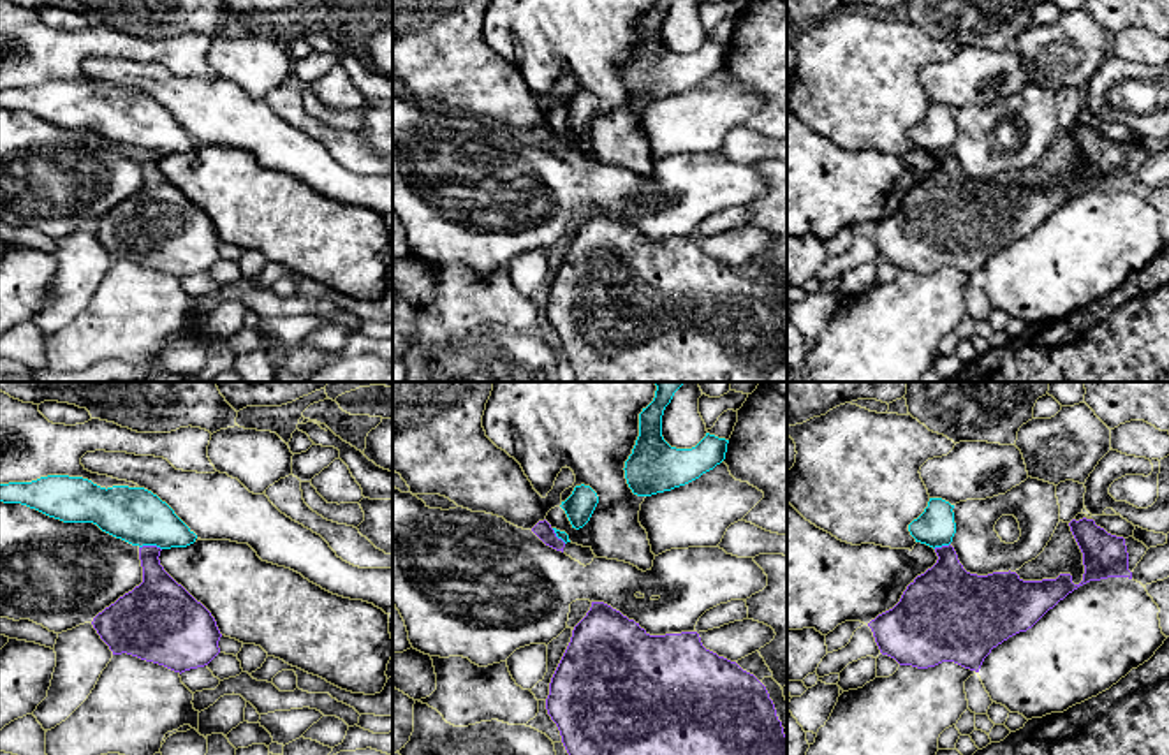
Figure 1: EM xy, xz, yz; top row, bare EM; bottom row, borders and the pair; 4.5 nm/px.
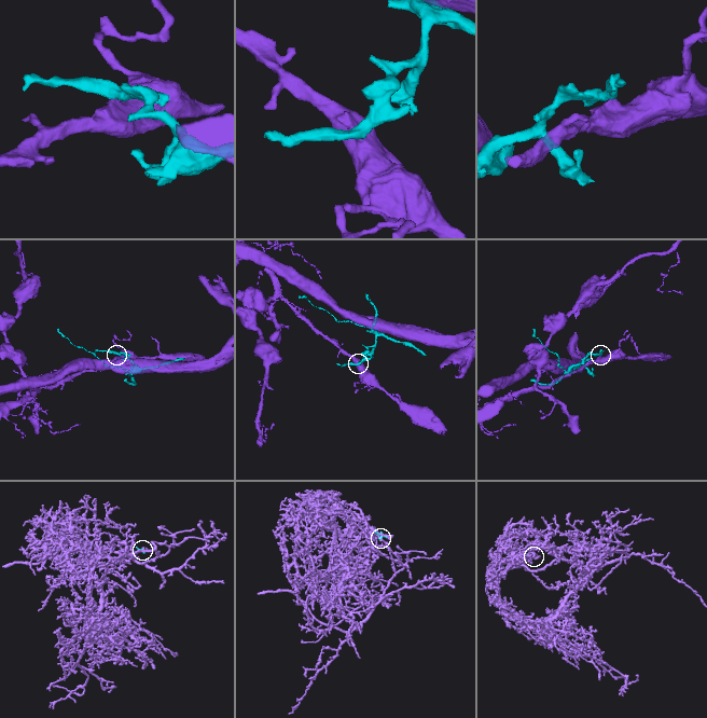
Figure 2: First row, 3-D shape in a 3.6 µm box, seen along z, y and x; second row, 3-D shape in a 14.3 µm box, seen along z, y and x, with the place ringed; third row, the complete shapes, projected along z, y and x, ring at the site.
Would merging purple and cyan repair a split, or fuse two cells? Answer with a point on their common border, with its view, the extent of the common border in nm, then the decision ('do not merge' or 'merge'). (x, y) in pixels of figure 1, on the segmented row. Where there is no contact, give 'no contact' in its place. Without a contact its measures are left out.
contact xy (150, 546); length 110 nm; do not merge

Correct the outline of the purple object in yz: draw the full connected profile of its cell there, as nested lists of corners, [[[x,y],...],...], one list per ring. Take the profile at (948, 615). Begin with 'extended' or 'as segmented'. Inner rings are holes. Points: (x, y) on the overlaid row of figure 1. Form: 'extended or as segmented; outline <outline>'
as segmented; outline [[[1072,519],[1070,531],[1083,553],[1084,574],[1079,584],[1070,574],[1056,579],[1023,581],[1016,572],[993,572],[988,575],[970,574],[958,560],[954,547],[935,547],[937,563],[917,575],[903,591],[900,602],[868,623],[882,655],[900,665],[917,669],[954,662],[979,672],[993,648],[1009,637],[1032,628],[1049,609],[1079,586],[1107,577],[1129,577],[1129,553],[1123,537],[1107,533],[1093,519]]]

